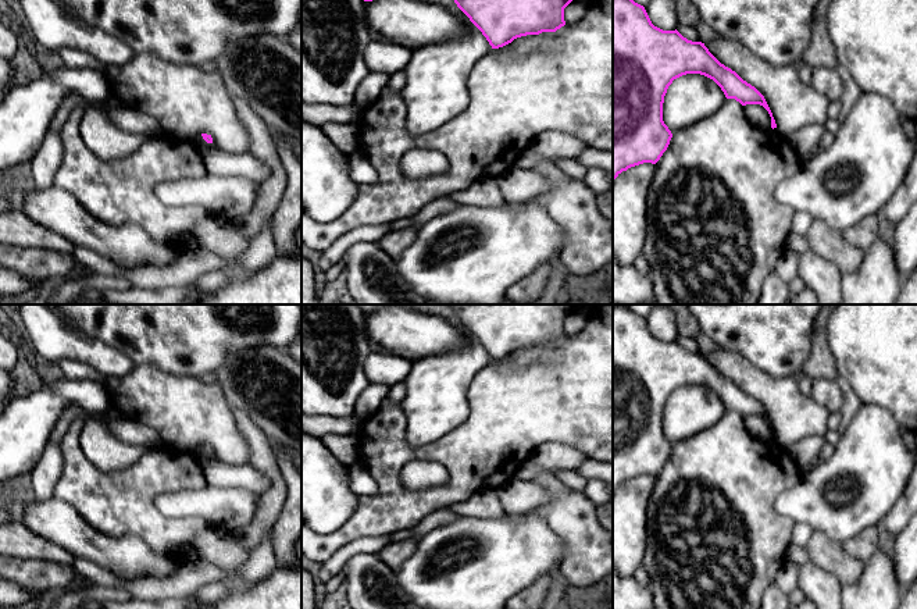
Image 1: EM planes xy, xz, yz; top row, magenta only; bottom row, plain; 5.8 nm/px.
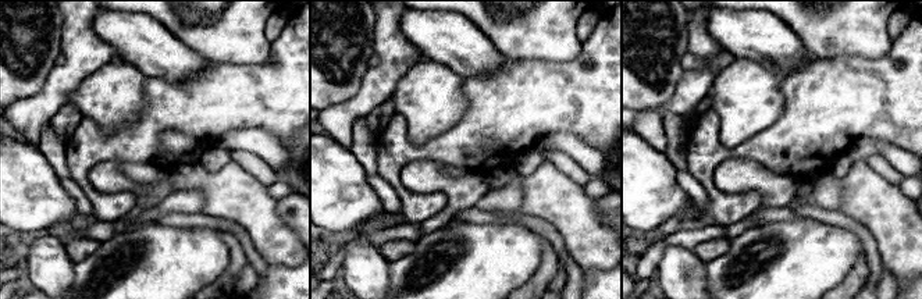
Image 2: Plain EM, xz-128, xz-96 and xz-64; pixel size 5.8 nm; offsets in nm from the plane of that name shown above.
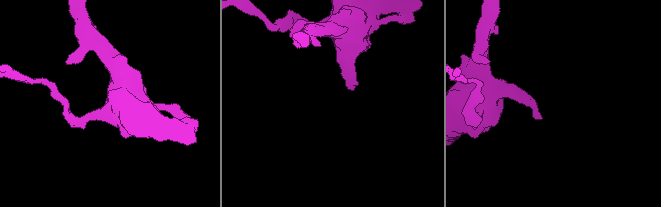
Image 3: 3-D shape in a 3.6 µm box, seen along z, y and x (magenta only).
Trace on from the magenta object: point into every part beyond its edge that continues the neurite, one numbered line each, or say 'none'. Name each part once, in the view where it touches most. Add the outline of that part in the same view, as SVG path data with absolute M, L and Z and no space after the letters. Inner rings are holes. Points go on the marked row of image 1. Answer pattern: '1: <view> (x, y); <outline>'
none

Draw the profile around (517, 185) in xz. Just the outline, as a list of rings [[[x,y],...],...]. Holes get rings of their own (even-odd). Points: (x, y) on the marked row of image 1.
[[[513,167],[496,178],[504,202],[522,203],[547,190],[552,182],[535,171]]]

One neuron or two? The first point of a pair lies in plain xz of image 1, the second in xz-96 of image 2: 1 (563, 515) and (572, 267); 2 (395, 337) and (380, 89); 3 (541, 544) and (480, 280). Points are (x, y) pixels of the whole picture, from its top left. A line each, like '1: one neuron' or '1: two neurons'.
1: two neurons
2: two neurons
3: one neuron

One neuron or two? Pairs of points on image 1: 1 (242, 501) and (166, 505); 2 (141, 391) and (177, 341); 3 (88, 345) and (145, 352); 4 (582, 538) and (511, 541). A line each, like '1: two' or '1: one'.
1: one
2: two
3: two
4: two

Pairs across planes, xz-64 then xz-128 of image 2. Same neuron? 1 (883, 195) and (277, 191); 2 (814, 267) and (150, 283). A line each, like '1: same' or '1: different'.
1: different
2: same

